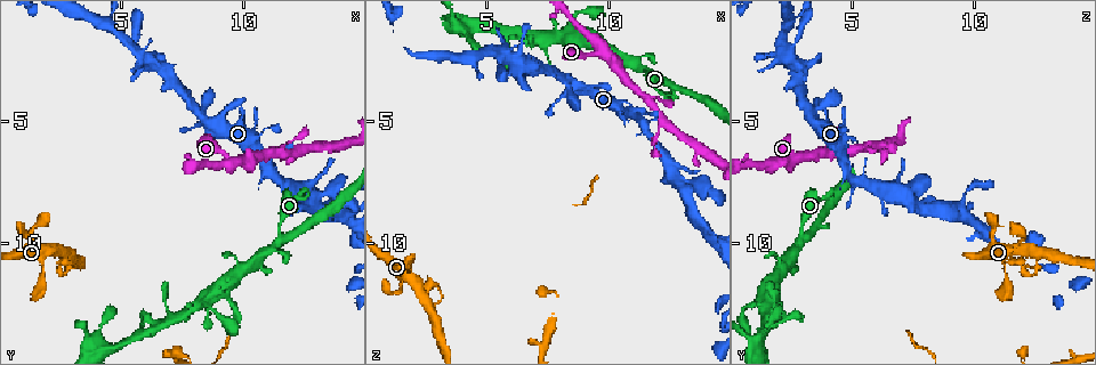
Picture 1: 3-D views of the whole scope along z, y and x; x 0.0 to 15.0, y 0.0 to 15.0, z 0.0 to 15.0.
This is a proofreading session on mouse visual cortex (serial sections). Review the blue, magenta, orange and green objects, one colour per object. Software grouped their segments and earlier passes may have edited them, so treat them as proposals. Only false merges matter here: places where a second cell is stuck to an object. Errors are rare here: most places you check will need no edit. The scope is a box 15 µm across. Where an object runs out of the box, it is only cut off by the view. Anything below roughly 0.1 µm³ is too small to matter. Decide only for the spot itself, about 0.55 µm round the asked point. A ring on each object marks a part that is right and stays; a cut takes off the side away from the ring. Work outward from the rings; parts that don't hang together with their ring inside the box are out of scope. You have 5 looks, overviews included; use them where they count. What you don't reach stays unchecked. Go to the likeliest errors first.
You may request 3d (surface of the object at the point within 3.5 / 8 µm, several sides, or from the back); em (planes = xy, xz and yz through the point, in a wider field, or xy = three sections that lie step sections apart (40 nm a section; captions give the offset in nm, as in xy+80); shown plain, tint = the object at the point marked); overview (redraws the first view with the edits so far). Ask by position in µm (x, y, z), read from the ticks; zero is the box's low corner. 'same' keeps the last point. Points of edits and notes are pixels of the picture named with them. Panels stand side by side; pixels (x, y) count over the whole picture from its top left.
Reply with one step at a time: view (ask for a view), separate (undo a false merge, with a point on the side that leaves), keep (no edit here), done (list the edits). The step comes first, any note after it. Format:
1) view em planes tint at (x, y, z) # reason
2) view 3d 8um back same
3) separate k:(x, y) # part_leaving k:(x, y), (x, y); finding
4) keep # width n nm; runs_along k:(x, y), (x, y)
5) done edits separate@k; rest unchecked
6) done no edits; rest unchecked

view 3d 3.5um at (11.6, 9.7, 3.0) # arms part here

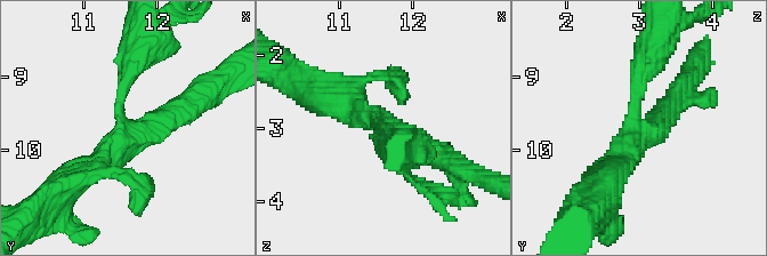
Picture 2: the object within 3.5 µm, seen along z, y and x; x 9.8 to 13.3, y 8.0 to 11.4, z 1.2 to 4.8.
view em xy step 5 tint at (11.55, 9.75, 2.95) # arms 3; arm_widths 250, 350, 350 nm

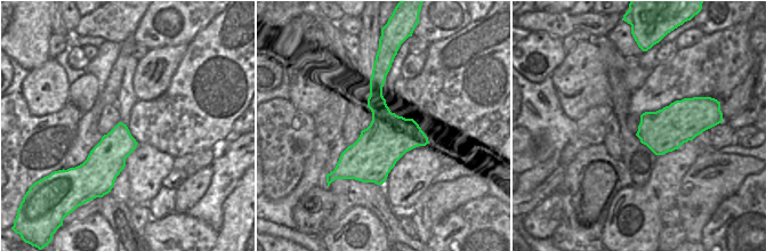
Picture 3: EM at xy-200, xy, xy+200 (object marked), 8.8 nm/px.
keep # one cell here

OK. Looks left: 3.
view 3d 8um at (2.6, 11.3, 12.4) # narrows sharply

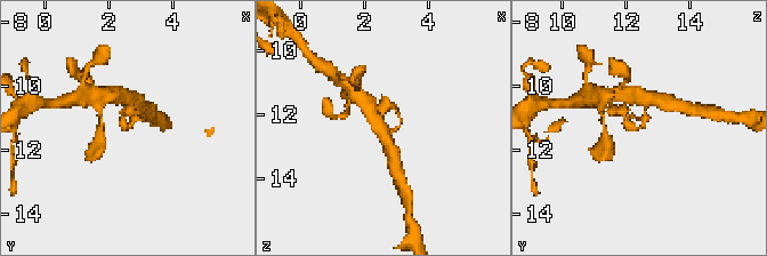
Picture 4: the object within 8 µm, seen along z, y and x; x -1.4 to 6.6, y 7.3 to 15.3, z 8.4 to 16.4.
view 3d 3.5um at (2.6, 11.3, 12.4)

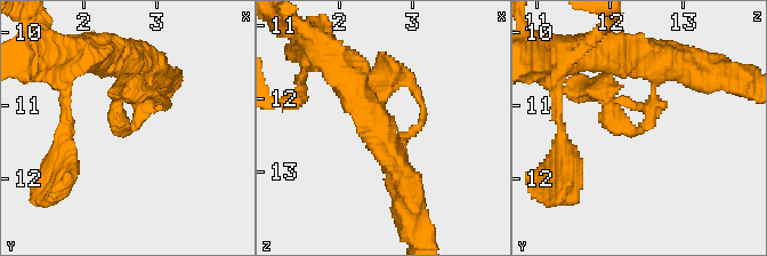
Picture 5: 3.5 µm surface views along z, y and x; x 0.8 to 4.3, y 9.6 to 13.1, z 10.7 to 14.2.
view em planes tint at (2.60, 11.35, 12.35)

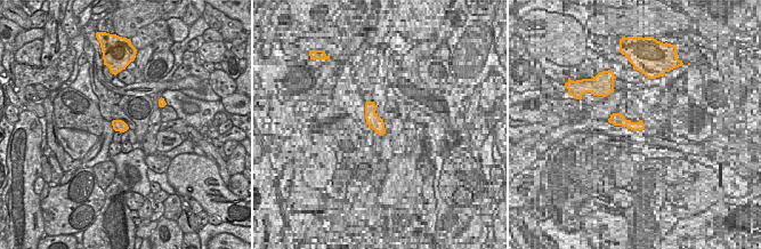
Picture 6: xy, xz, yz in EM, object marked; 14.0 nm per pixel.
keep # runs_along 5:(657, 61), (652, 118), (637, 132), (590, 89); continuous, no second cell

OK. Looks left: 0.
done no edits; rest unchecked

